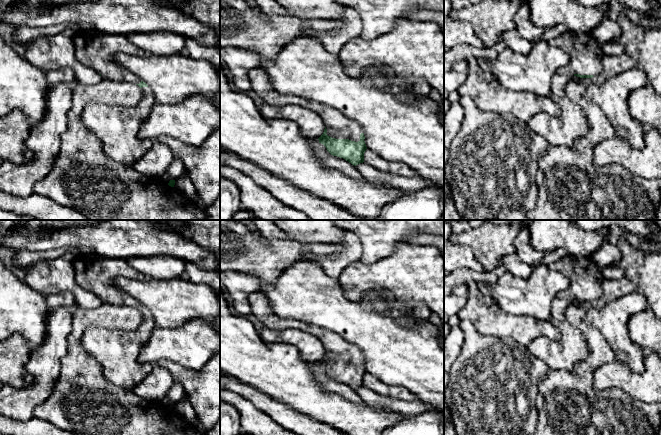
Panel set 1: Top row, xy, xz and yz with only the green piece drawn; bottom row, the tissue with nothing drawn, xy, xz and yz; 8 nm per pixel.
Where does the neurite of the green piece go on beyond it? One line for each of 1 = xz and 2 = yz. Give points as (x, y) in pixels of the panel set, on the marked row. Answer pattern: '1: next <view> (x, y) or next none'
1: next xz (338, 126)
2: next yz (585, 53)

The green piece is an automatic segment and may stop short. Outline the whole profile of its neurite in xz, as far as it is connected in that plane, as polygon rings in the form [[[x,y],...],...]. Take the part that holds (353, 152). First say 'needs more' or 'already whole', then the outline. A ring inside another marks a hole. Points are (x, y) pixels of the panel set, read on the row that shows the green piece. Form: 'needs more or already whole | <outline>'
needs more | [[[261,68],[252,69],[247,77],[251,82],[251,89],[265,104],[279,108],[288,105],[298,106],[316,113],[325,125],[323,134],[316,142],[323,144],[331,155],[343,158],[354,166],[364,162],[367,147],[363,130],[358,122],[327,105],[276,92]]]

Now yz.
needs more | [[[567,30],[551,42],[568,53],[570,60],[560,67],[552,77],[549,97],[558,105],[561,114],[553,117],[538,113],[526,123],[530,130],[543,137],[550,145],[573,147],[574,141],[589,131],[586,115],[578,104],[574,104],[565,93],[566,84],[574,76],[592,78],[603,70],[602,45],[592,34],[573,33]]]

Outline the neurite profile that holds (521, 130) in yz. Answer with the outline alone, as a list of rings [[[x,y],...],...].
[[[460,96],[458,102],[464,110],[464,117],[461,129],[450,144],[449,159],[444,167],[444,176],[458,213],[463,220],[527,220],[526,210],[534,210],[538,199],[535,177],[539,158],[550,144],[532,131],[526,122],[512,115],[483,111],[468,96]]]

